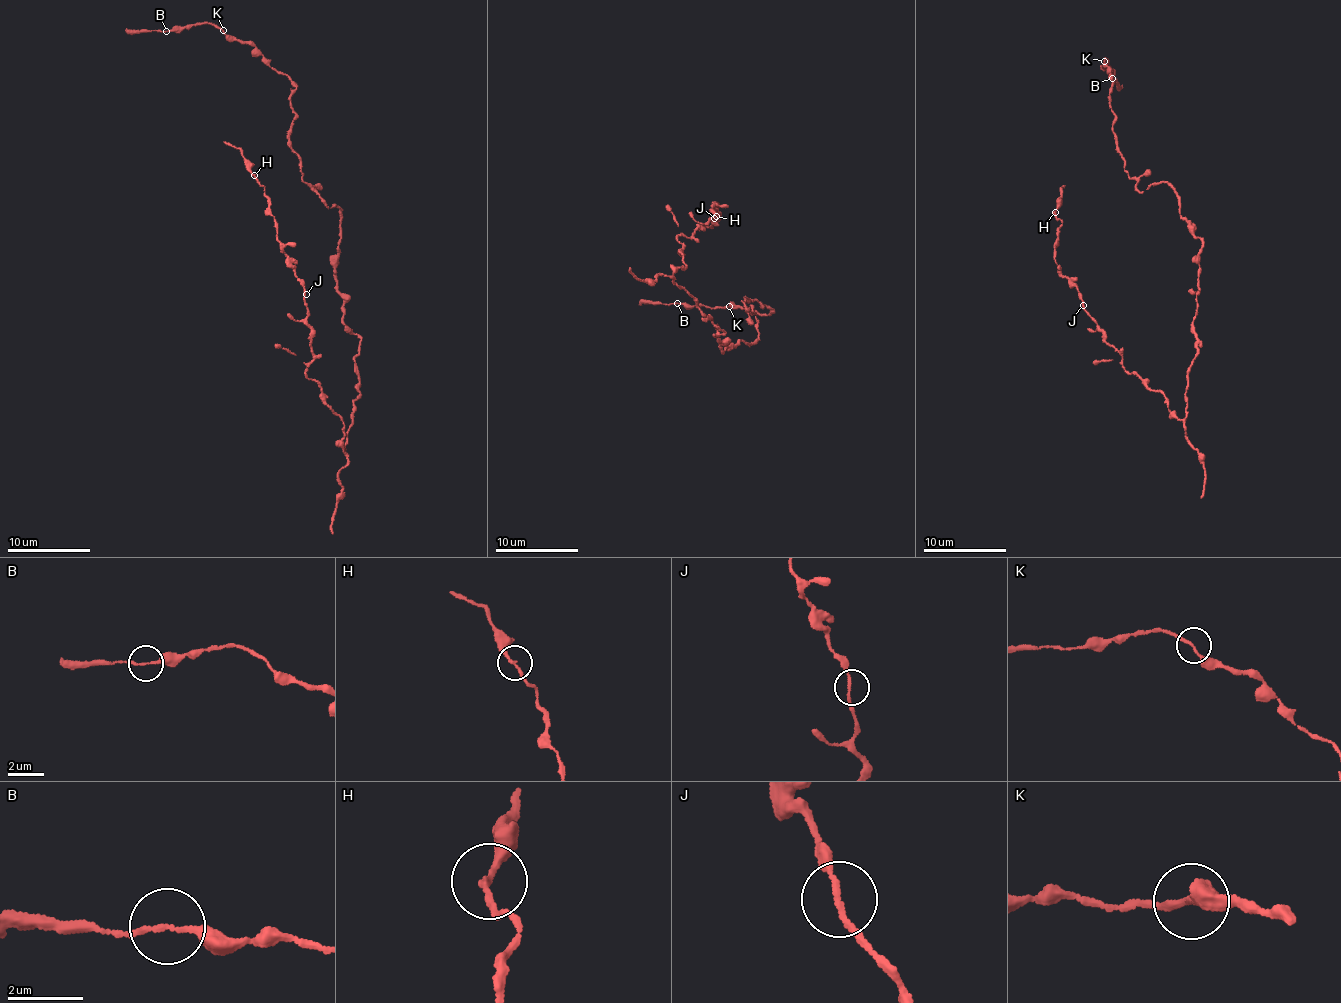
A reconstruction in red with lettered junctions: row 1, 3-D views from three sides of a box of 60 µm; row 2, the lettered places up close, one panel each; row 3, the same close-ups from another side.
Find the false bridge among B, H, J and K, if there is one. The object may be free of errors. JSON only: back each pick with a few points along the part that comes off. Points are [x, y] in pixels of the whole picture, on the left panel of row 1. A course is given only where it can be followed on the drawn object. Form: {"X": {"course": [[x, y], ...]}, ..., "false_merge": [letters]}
{"false_merge": []}

